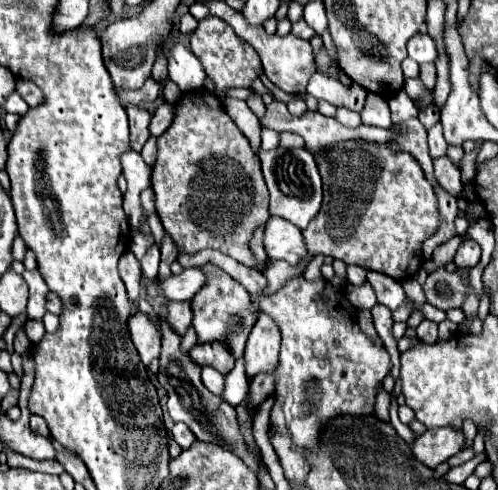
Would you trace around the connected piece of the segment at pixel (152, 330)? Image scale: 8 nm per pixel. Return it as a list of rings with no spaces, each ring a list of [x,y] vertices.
[[[135,312],[129,318],[129,332],[133,338],[133,344],[141,356],[141,362],[145,366],[149,366],[149,362],[153,358],[159,358],[161,352],[161,336],[159,330],[155,326],[155,322],[151,320],[149,314],[145,312]]]

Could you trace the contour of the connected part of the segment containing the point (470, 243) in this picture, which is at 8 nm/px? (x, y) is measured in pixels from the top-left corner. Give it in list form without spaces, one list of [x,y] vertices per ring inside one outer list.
[[[463,240],[453,258],[457,268],[473,268],[479,264],[479,260],[481,260],[481,248],[475,240]]]

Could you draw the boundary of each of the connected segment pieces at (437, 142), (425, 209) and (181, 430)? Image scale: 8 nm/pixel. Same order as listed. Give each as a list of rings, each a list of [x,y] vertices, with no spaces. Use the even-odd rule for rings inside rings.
[[[437,122],[429,128],[429,154],[431,158],[435,158],[435,156],[443,156],[445,152],[447,152],[447,142],[443,138],[441,122]]]
[[[351,140],[345,144],[337,144],[331,150],[323,152],[319,158],[315,156],[319,174],[323,178],[323,206],[315,220],[307,226],[305,234],[305,246],[307,246],[307,256],[299,264],[287,264],[287,262],[271,262],[265,268],[265,278],[267,286],[259,296],[251,296],[253,310],[259,312],[259,300],[263,296],[271,296],[279,292],[279,288],[285,286],[287,280],[295,276],[303,276],[307,264],[317,256],[331,256],[339,258],[345,264],[357,264],[373,272],[387,274],[395,280],[405,280],[411,278],[419,268],[421,268],[421,244],[427,236],[431,236],[437,226],[439,226],[439,212],[437,212],[437,198],[433,194],[433,186],[427,182],[421,166],[411,158],[407,152],[393,152],[387,148],[387,144],[373,144],[373,142],[363,142],[363,140]]]
[[[175,424],[173,430],[171,430],[171,434],[173,434],[173,440],[175,440],[183,450],[187,450],[187,448],[193,444],[193,440],[195,440],[195,434],[193,434],[185,424]]]

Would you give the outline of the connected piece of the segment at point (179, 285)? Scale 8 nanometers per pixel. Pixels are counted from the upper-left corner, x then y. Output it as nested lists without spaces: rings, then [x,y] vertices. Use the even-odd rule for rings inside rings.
[[[187,268],[179,276],[169,276],[165,280],[157,280],[157,284],[147,286],[149,296],[167,296],[169,300],[191,300],[199,288],[207,282],[207,274],[201,268]]]

